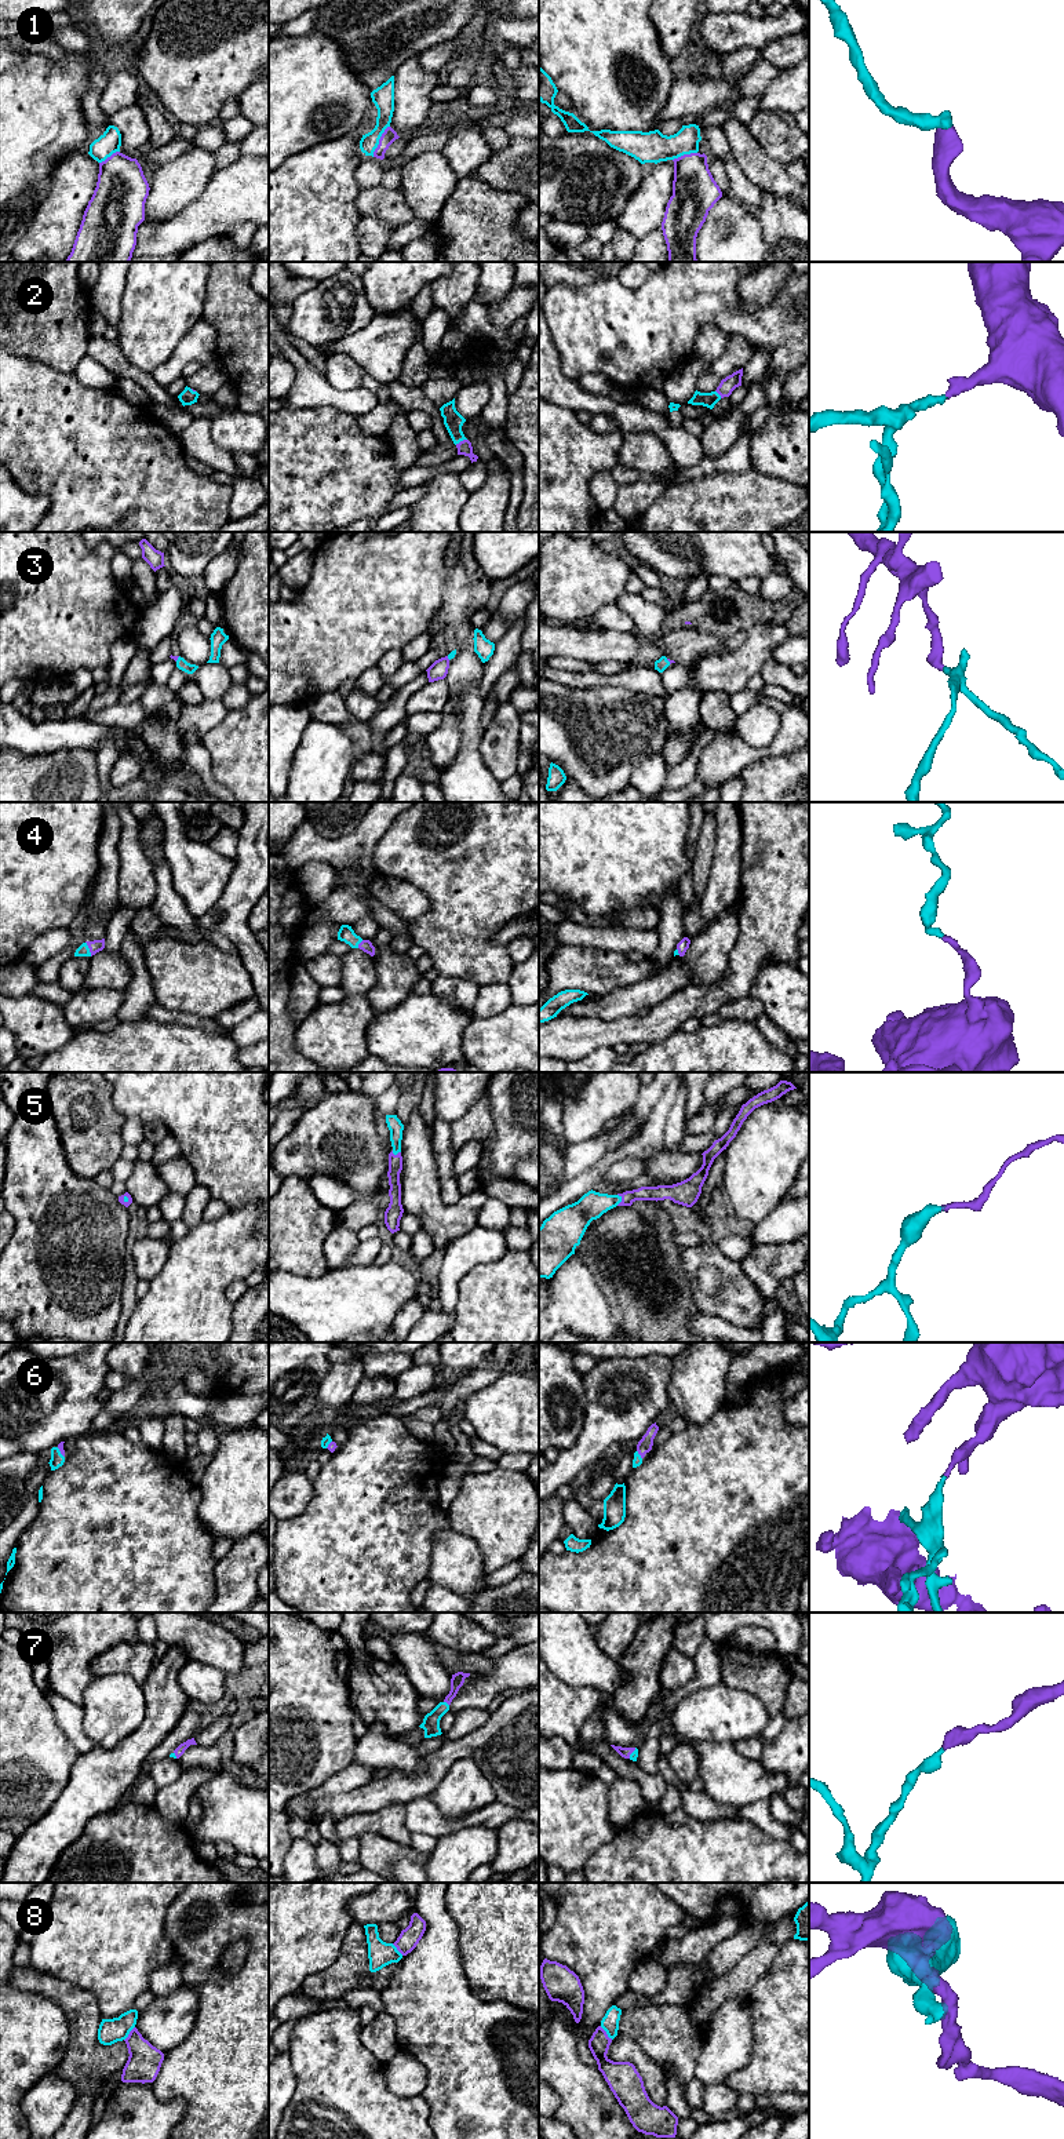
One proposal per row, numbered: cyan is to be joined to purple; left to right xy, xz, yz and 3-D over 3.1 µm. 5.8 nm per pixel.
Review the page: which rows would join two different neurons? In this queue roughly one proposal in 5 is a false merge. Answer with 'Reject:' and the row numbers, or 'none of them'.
Reject: none of them

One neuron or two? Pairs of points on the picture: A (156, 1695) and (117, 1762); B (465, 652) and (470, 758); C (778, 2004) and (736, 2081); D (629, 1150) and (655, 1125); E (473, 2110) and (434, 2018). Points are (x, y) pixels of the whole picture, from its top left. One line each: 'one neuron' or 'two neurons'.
A: one neuron
B: one neuron
C: one neuron
D: one neuron
E: one neuron

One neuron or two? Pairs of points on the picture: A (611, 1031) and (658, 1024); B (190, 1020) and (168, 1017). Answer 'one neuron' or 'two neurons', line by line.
A: one neuron
B: one neuron

